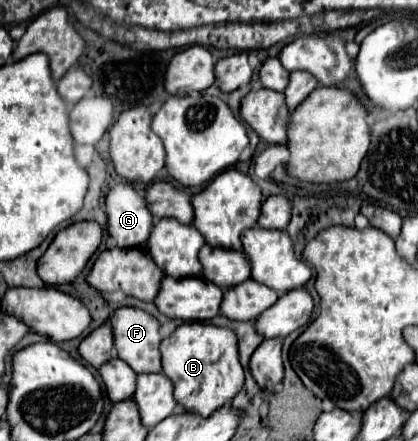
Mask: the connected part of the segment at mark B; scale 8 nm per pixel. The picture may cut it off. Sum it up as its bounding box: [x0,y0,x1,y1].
[160,322,244,418]

